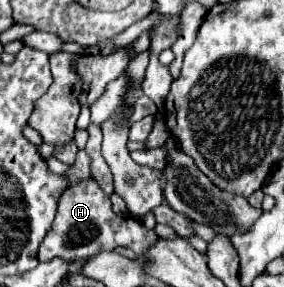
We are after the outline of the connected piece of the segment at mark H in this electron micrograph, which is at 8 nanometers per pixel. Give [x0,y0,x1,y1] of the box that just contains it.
[39,178,159,262]

